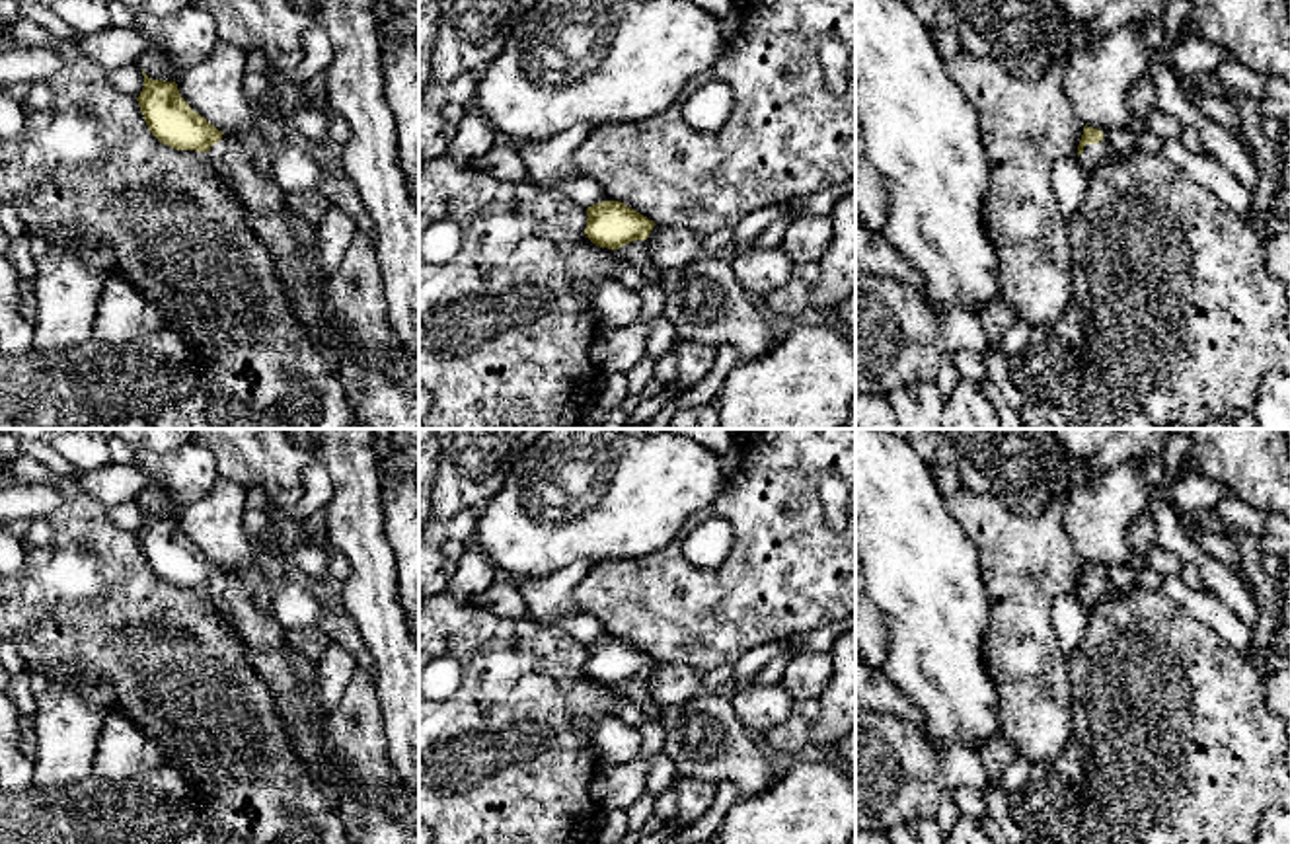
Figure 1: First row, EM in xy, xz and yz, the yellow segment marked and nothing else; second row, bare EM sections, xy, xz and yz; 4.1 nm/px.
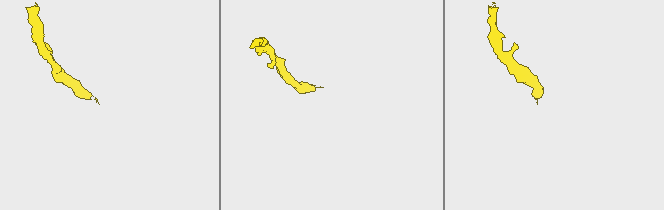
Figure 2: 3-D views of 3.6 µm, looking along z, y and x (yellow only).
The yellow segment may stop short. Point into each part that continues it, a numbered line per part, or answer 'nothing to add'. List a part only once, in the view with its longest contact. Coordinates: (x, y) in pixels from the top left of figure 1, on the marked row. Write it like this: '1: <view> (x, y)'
1: yz (1115, 143)

